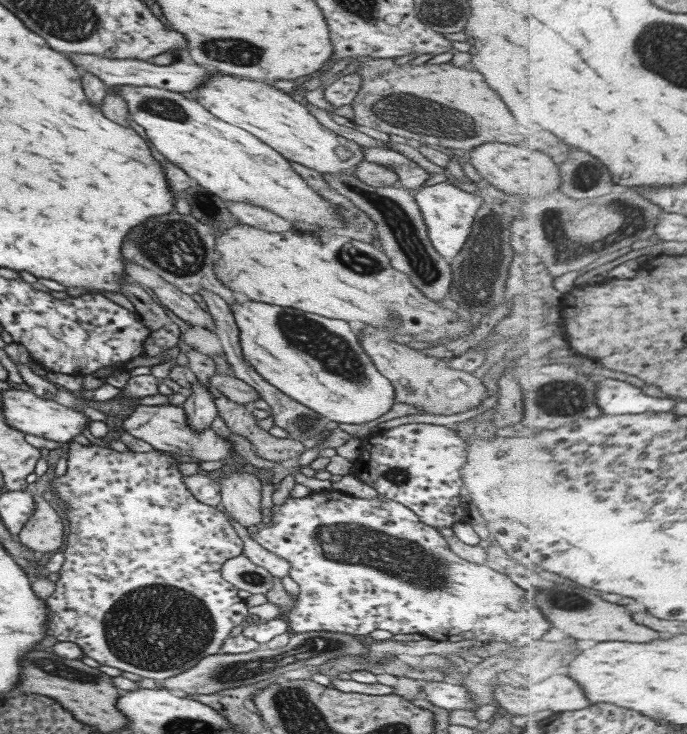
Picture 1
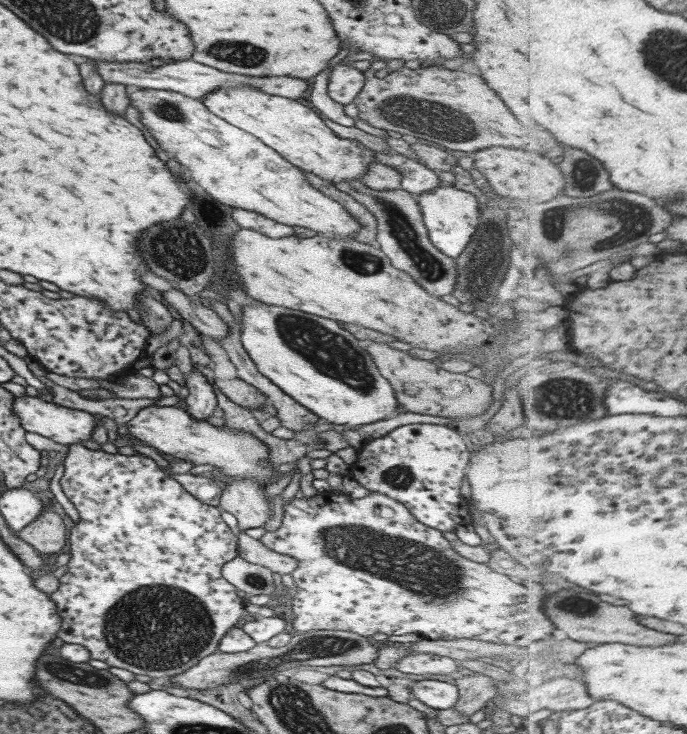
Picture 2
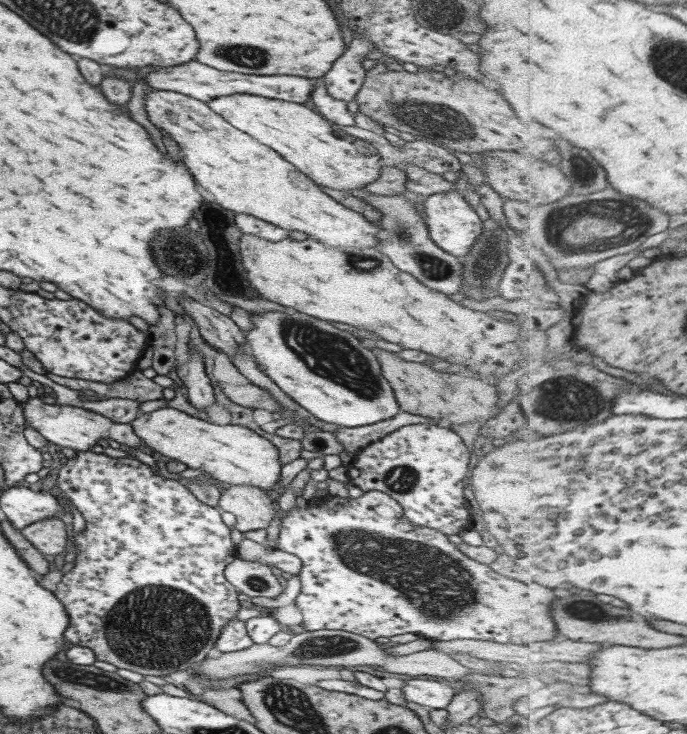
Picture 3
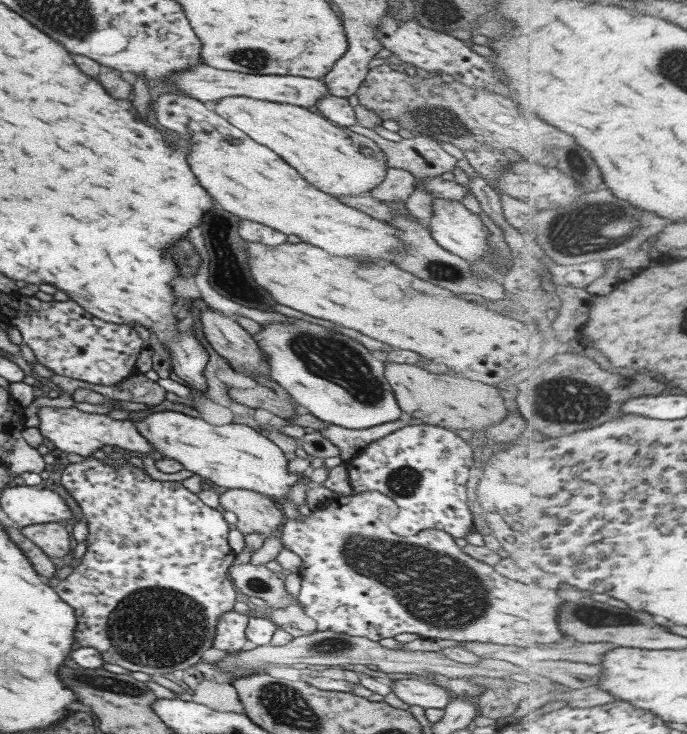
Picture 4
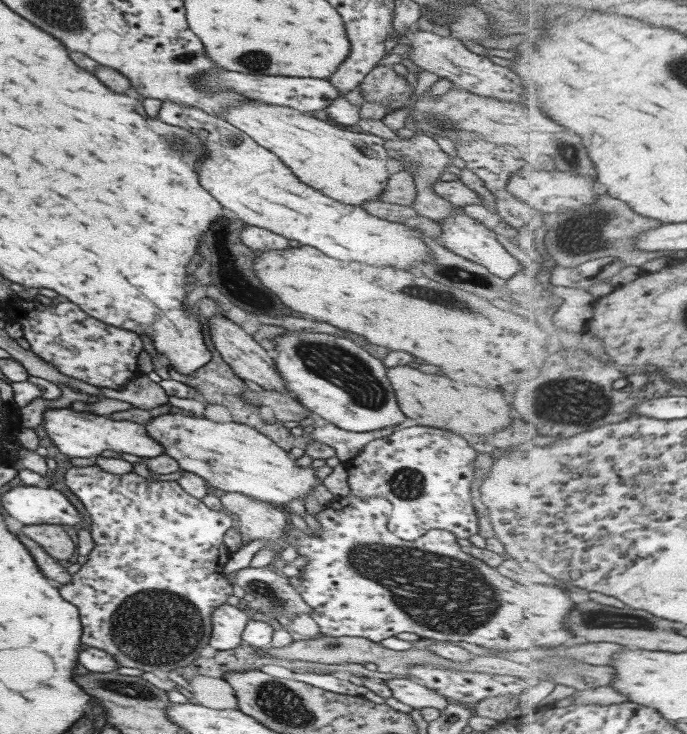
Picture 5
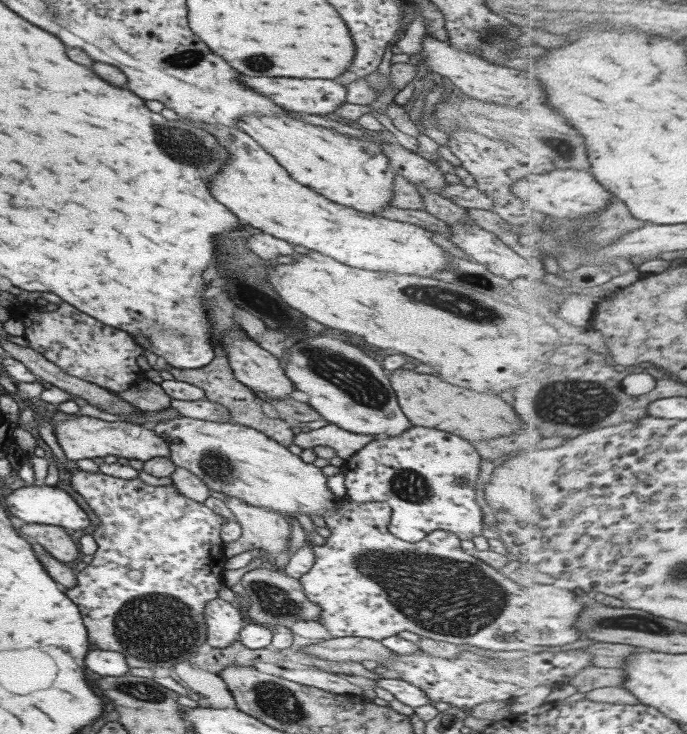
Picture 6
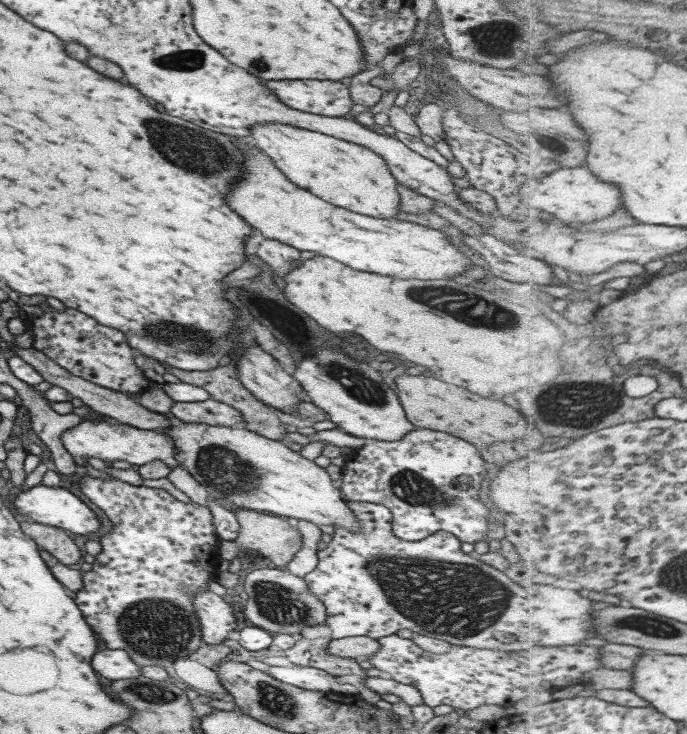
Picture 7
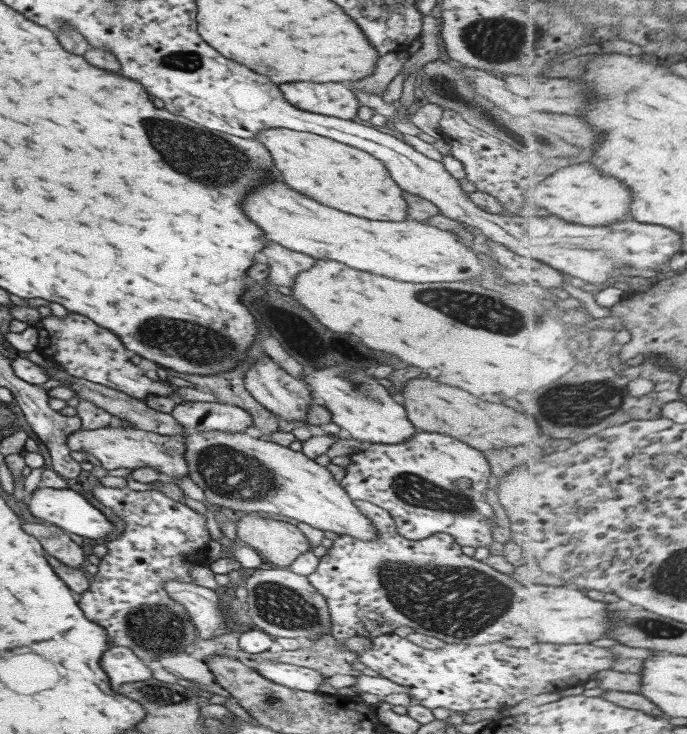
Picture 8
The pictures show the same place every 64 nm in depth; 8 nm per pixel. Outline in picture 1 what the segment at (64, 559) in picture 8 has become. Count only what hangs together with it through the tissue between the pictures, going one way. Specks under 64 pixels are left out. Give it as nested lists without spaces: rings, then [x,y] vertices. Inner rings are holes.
[[[42,497],[32,499],[35,510],[18,532],[19,541],[31,551],[54,552],[63,544],[63,522]]]

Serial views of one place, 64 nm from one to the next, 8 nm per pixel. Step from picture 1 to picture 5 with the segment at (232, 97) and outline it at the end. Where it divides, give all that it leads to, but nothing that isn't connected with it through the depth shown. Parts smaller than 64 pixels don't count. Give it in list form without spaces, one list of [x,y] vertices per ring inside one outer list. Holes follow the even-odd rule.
[[[245,101],[227,108],[222,118],[277,156],[303,184],[343,204],[357,207],[364,201],[377,200],[390,176],[387,172],[389,156],[382,145],[385,139],[340,127],[321,115]]]

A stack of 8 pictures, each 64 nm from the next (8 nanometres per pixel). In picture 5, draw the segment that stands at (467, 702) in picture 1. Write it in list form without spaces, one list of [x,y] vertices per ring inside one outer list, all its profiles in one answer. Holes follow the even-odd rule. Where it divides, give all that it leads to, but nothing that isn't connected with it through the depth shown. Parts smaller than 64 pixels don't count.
[[[394,677],[383,681],[399,702],[410,706],[412,709],[435,708],[441,710],[449,703],[449,700],[444,696],[425,688],[409,677],[400,679]]]

